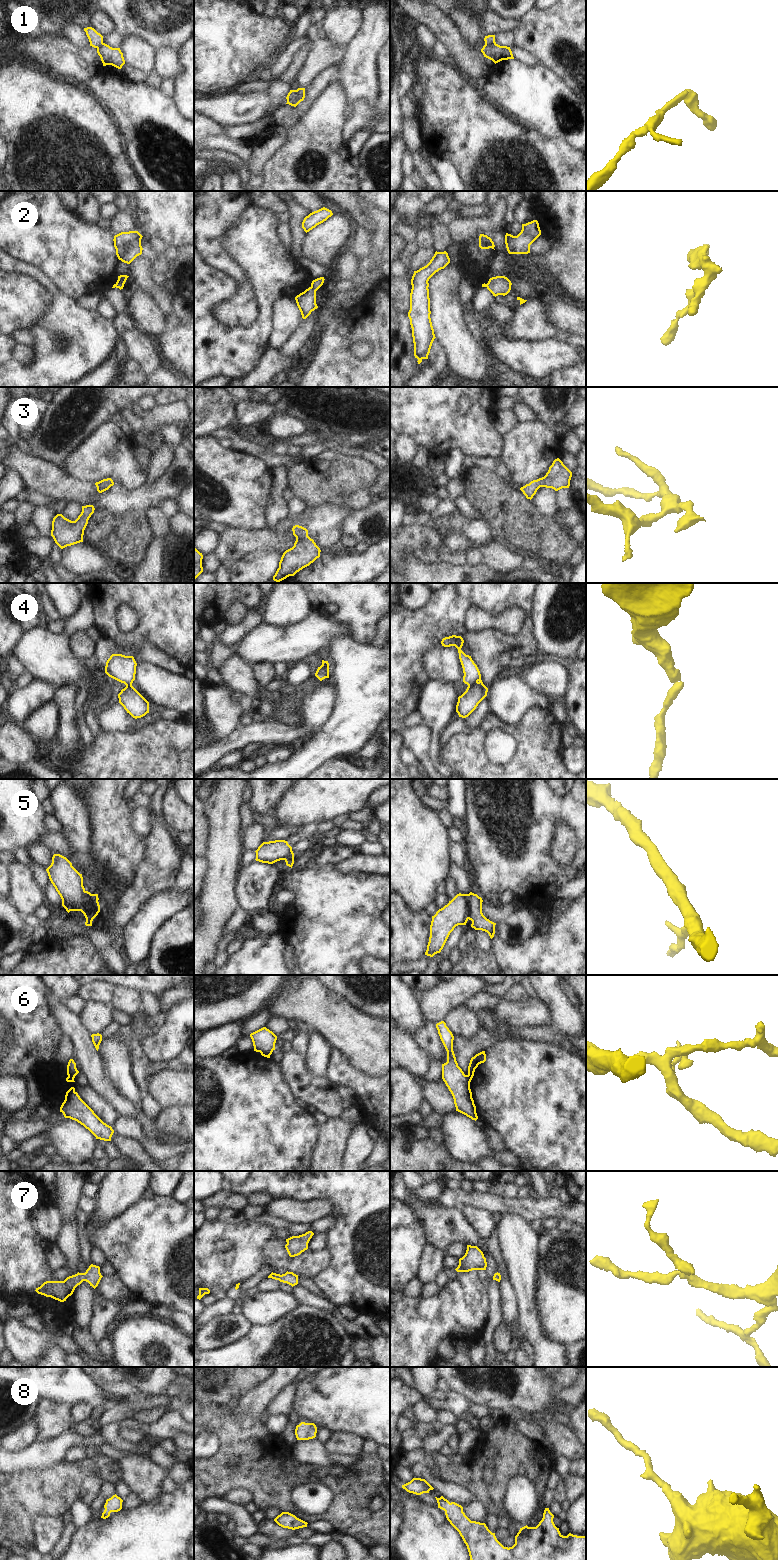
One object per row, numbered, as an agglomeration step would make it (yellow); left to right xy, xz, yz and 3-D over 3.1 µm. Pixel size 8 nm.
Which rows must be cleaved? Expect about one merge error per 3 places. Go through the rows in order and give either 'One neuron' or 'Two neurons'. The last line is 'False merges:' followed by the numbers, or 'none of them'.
1: Two neurons
2: Two neurons
3: One neuron
4: Two neurons
5: Two neurons
6: Two neurons
7: One neuron
8: One neuron
False merges: 1, 2, 4, 5, 6.

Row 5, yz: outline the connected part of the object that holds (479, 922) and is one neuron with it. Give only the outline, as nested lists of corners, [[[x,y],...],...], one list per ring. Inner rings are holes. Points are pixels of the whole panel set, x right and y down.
[[[470,892],[468,894],[468,901],[470,903],[468,919],[472,921],[471,927],[475,930],[482,930],[487,932],[492,939],[495,934],[496,923],[490,921],[483,915],[482,898],[477,894]]]

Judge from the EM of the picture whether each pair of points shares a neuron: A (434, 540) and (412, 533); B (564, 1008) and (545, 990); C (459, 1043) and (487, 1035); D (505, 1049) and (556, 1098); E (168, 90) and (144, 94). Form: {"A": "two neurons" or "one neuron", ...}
{"A": "one neuron", "B": "one neuron", "C": "one neuron", "D": "one neuron", "E": "two neurons"}

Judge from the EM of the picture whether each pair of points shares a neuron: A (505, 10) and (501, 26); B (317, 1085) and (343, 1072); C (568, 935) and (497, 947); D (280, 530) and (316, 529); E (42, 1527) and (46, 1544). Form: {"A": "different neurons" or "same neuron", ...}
{"A": "different neurons", "B": "different neurons", "C": "same neuron", "D": "same neuron", "E": "same neuron"}

